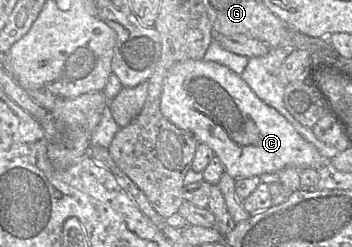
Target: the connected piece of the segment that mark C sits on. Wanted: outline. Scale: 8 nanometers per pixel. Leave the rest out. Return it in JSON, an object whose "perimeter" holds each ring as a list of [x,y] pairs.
{"perimeter":[[[189,59],[174,64],[163,81],[160,110],[172,124],[192,133],[198,143],[208,145],[234,180],[272,174],[290,167],[319,170],[324,162],[330,161],[325,160],[276,109],[259,99],[240,75],[217,62]]]}

